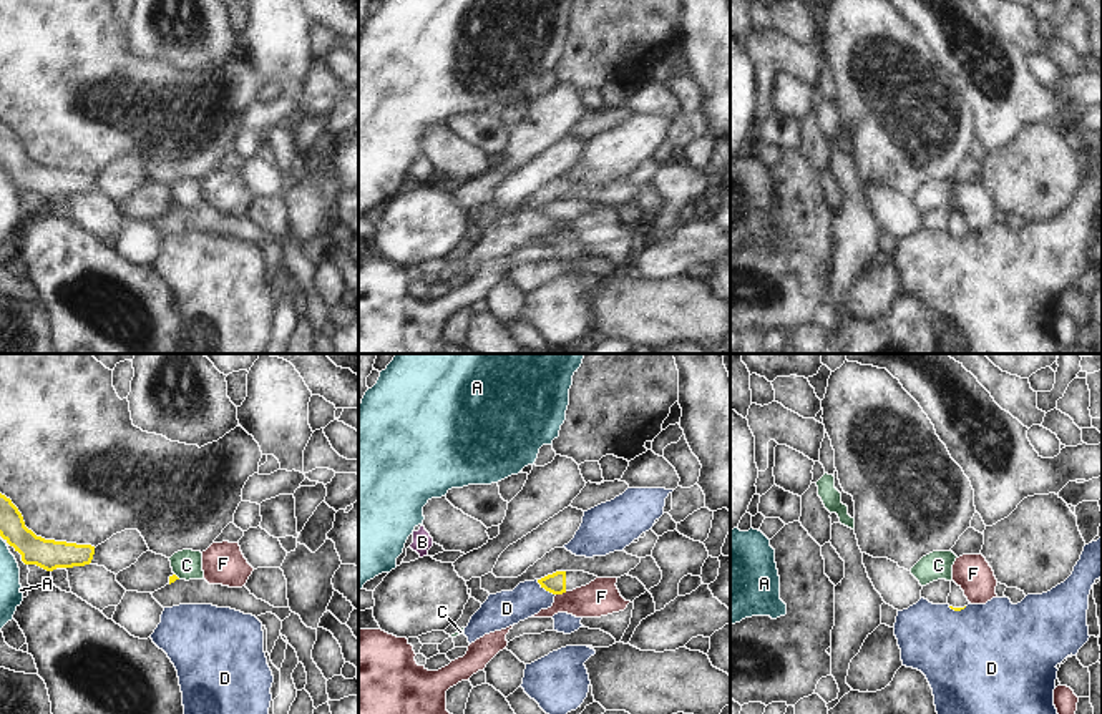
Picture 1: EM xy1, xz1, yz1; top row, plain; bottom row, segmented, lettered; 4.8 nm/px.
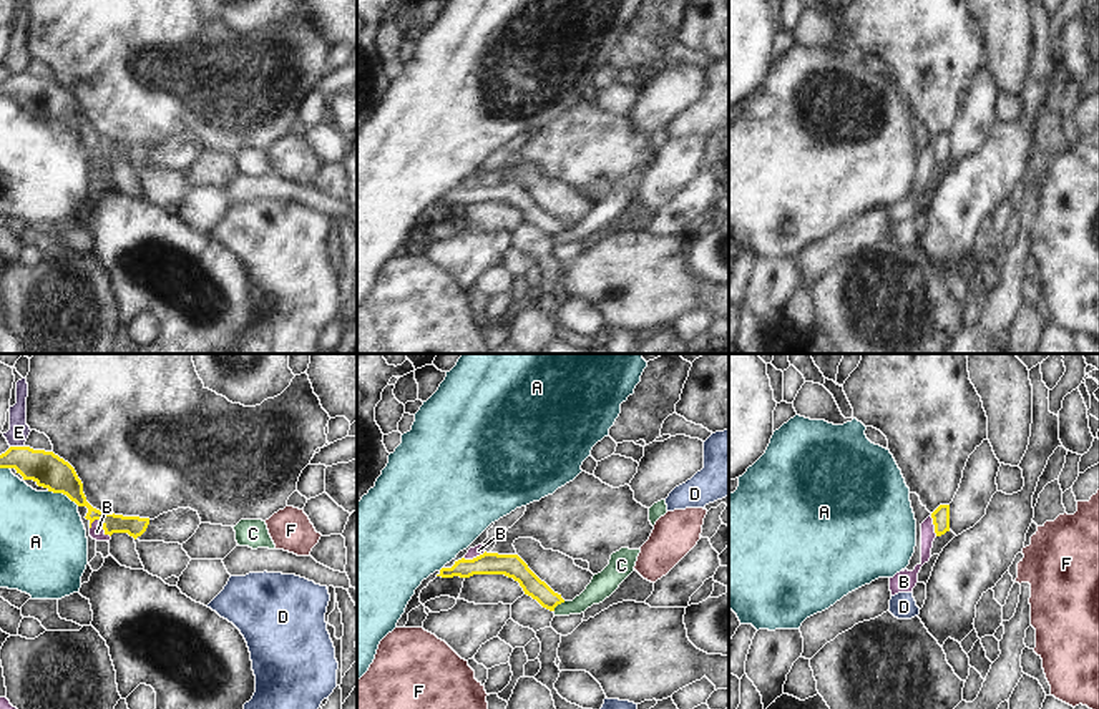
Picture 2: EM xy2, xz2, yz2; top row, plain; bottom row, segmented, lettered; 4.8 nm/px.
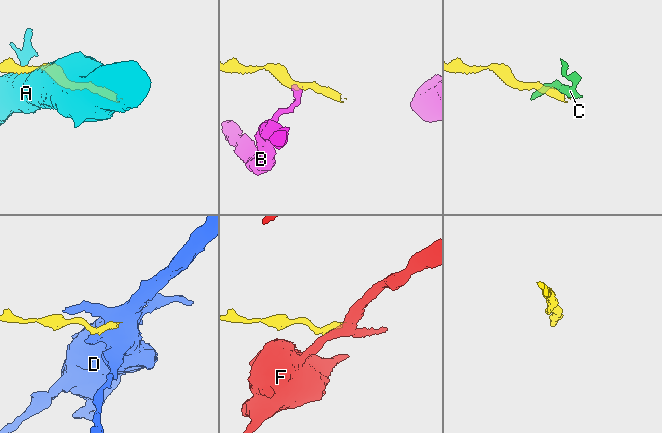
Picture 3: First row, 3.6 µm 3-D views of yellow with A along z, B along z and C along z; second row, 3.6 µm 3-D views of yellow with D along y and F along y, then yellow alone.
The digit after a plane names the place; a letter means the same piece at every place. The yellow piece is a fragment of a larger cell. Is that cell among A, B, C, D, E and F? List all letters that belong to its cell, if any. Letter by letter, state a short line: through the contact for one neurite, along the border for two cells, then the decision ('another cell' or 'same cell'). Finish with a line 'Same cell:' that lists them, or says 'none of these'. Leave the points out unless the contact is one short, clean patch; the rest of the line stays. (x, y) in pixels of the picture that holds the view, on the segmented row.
A: another cell
B: xy2 (90, 523), (98, 520), (110, 537) | another cell
C: xz2 (565, 601), (553, 611) | another cell
D: xz1 (536, 580), (555, 595) | another cell
E: another cell
F: xz1 (566, 591), (556, 595) | another cell
Same cell: none of these

